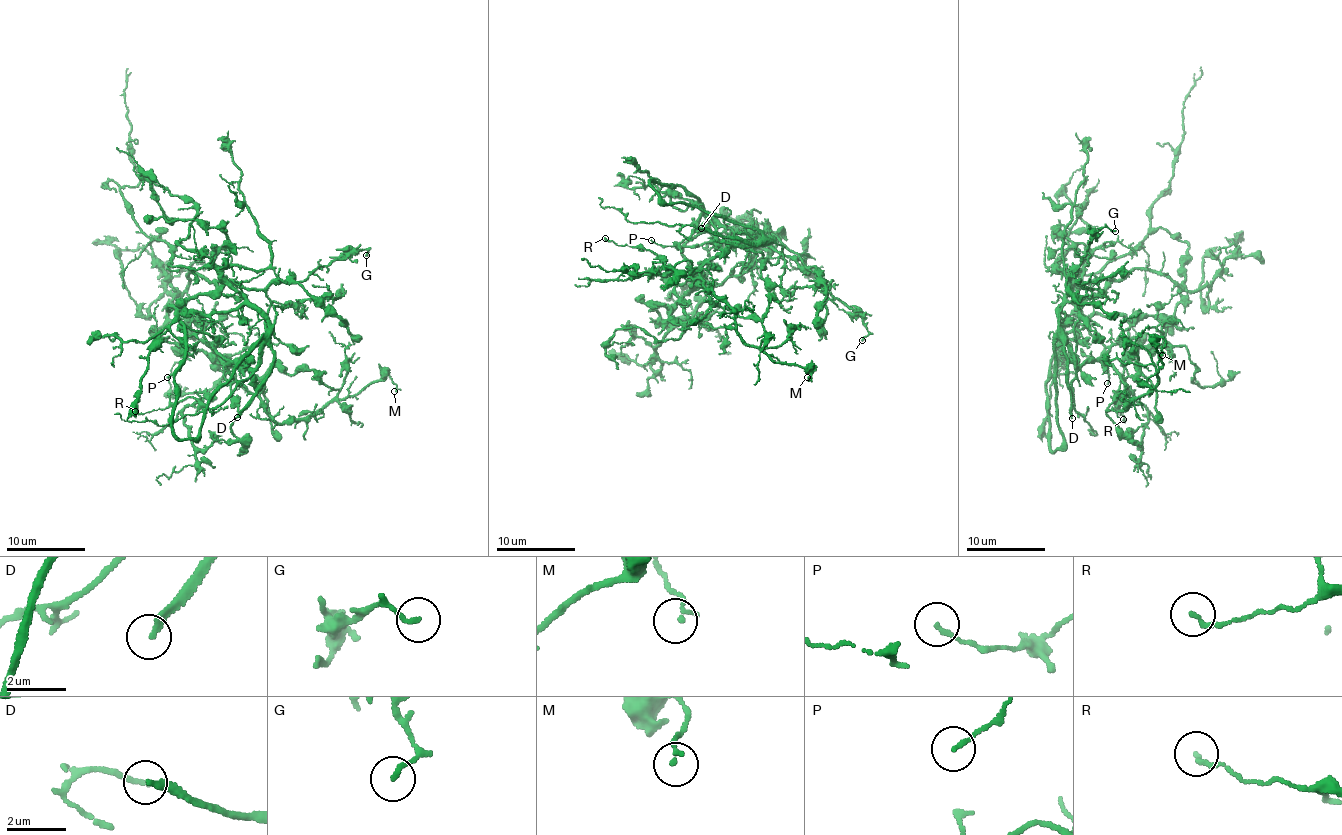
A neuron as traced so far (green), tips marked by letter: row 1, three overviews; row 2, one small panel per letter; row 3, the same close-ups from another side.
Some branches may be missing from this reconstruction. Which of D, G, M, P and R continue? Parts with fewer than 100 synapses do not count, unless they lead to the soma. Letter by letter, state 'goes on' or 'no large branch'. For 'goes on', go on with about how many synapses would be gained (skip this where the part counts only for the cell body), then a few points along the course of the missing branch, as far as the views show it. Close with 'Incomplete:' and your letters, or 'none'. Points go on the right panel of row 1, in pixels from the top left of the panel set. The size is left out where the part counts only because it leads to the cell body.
D: goes on
G: no large branch
M: no large branch
P: no large branch
R: no large branch
Incomplete: D

